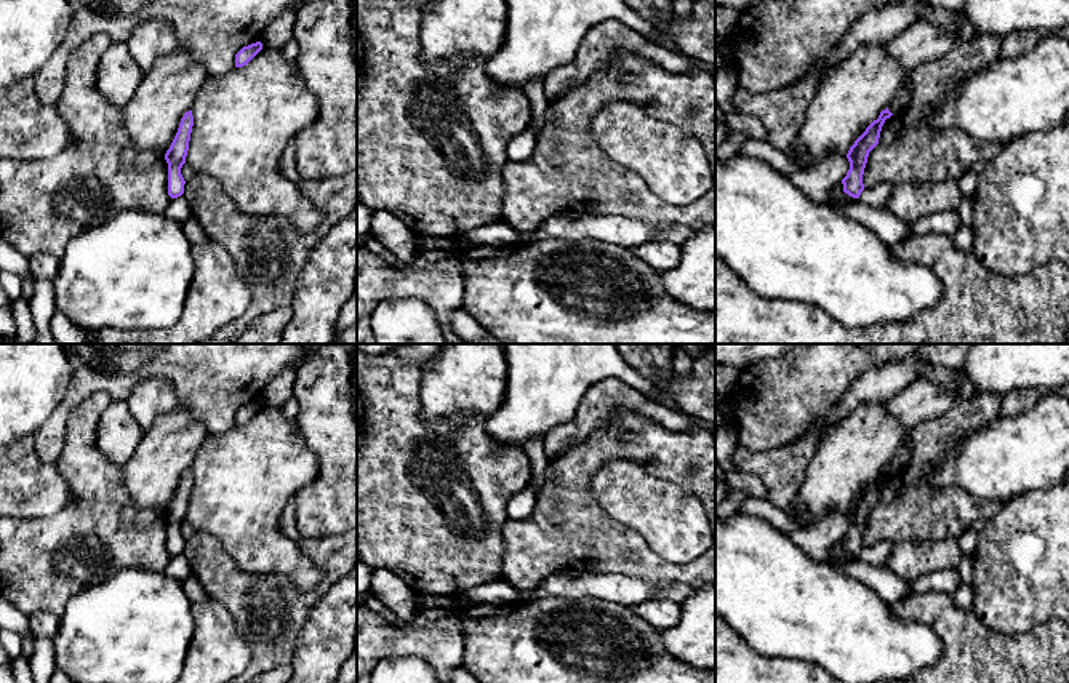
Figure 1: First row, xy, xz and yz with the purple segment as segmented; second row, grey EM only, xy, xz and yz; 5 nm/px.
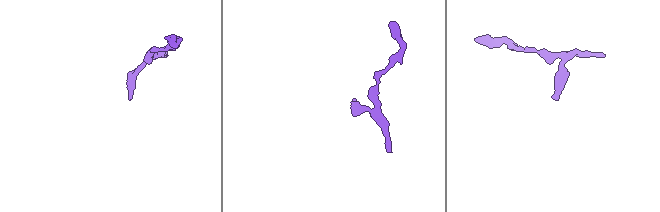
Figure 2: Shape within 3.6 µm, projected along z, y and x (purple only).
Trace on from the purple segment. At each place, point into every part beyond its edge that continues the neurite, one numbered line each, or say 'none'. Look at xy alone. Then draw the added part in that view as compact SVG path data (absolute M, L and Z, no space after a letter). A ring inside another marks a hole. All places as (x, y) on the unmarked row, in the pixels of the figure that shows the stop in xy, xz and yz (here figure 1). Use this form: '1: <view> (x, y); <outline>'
none

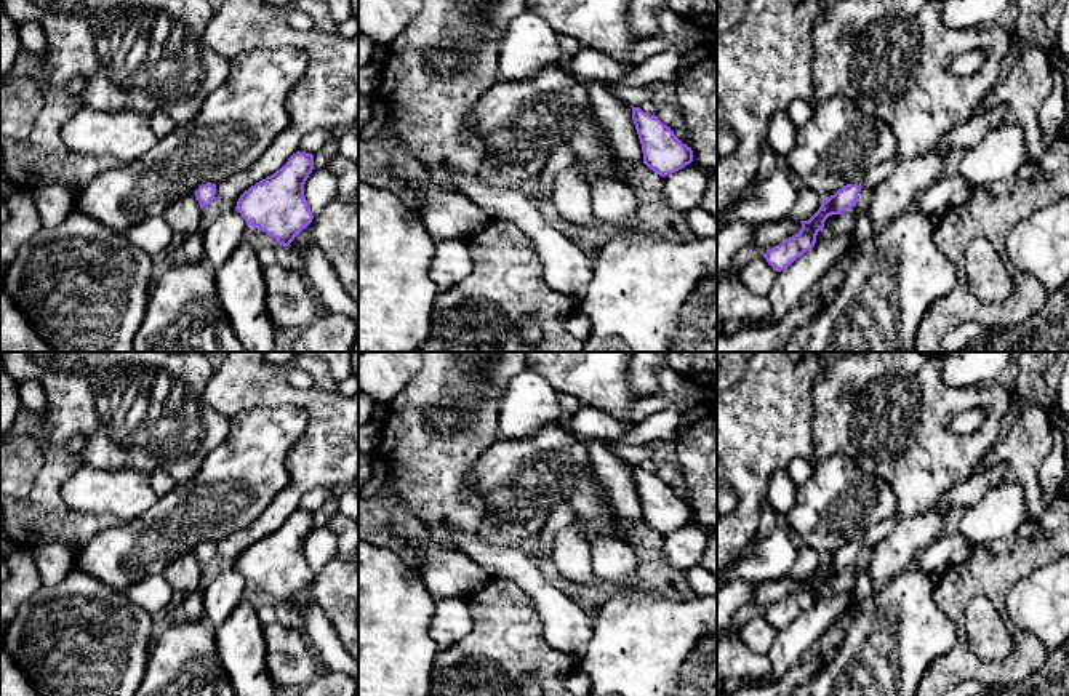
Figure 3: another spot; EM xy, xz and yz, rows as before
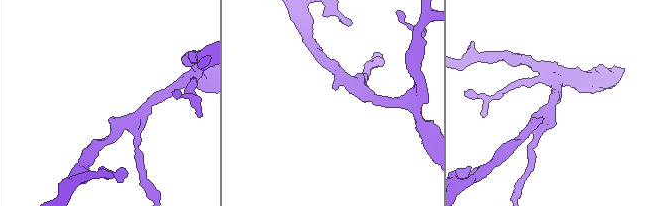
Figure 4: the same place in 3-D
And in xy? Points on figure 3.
none

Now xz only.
none

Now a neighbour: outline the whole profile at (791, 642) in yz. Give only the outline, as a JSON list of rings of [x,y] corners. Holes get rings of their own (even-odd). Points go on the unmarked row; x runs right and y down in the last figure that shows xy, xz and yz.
[[[845,592],[815,605],[797,616],[787,627],[778,630],[778,635],[767,654],[771,662],[771,675],[783,677],[794,669],[802,653],[816,642],[835,621],[845,618],[850,622],[858,611],[853,611],[853,592]]]

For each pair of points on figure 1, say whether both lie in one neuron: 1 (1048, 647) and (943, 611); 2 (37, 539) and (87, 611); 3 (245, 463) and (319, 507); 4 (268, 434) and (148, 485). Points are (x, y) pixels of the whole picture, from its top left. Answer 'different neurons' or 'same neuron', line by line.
1: same neuron
2: different neurons
3: different neurons
4: different neurons

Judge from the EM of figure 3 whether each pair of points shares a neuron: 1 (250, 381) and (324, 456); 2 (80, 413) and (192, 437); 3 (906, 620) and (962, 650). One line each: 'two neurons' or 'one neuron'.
1: one neuron
2: one neuron
3: two neurons

